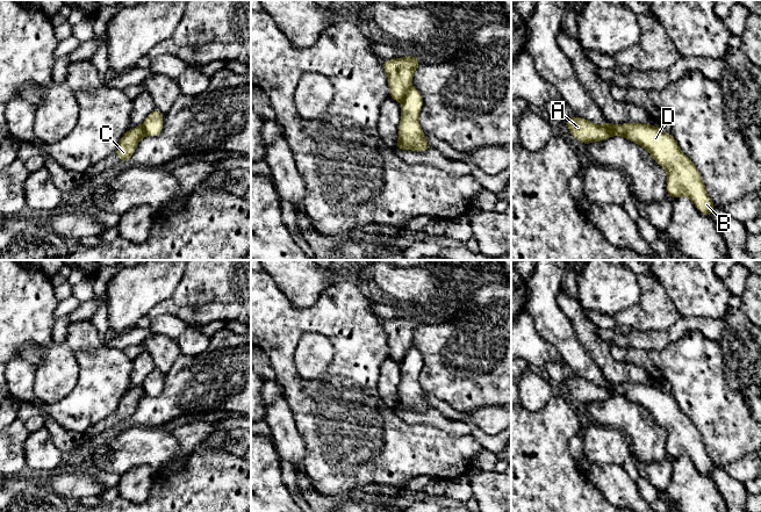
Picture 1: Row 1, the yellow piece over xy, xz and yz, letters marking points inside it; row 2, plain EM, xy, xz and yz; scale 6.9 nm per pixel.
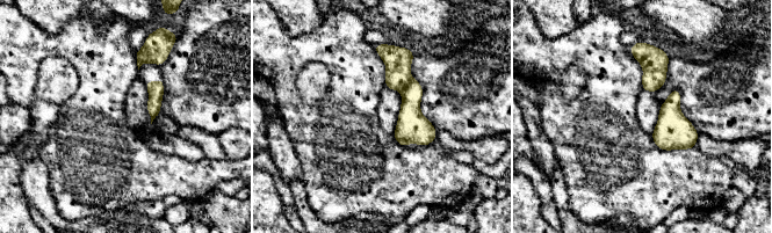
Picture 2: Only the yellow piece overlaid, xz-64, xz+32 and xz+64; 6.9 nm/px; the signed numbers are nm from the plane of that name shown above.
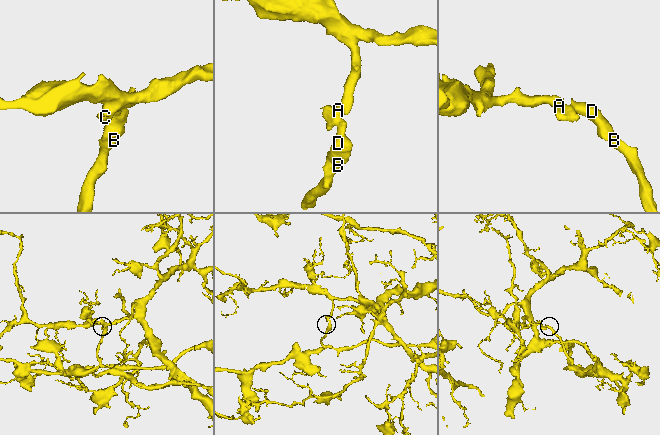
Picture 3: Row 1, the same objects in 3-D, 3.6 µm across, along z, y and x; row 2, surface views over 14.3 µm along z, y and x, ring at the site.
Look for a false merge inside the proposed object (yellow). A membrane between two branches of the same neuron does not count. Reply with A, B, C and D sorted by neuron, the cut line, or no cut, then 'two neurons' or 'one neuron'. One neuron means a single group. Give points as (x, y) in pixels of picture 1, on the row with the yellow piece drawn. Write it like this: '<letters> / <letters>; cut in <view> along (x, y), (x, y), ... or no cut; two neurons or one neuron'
A C / B D; cut in xz along (410, 88), (401, 102); two neurons

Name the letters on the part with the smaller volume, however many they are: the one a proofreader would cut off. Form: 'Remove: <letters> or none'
Remove: B, D

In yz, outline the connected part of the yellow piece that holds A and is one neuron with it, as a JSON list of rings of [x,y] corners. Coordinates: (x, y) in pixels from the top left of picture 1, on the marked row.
[[[576,115],[566,121],[566,127],[573,137],[586,146],[590,142],[606,140],[609,137],[613,136],[608,128]]]

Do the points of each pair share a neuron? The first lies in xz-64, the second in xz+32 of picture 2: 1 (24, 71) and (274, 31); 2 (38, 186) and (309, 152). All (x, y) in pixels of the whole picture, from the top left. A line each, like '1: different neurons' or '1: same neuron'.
1: same neuron
2: different neurons

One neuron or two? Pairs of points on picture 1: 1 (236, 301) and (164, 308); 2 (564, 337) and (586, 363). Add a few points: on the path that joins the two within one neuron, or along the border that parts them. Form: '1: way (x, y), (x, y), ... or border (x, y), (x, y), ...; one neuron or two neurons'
1: way (219, 301), (193, 301), (181, 305); one neuron
2: way (566, 344), (579, 357); one neuron

